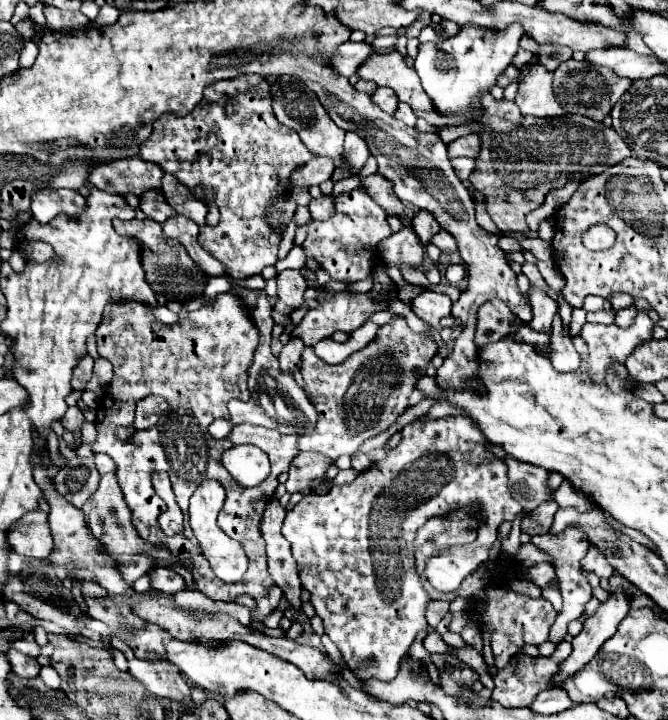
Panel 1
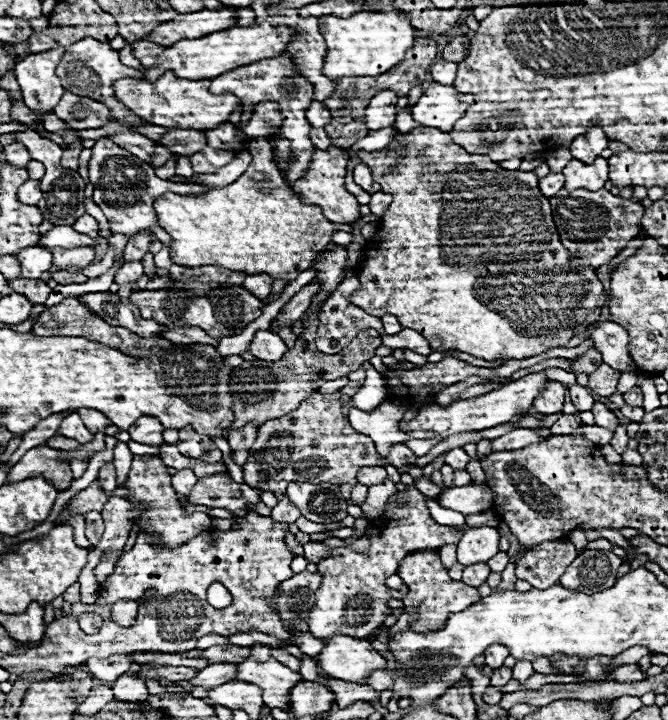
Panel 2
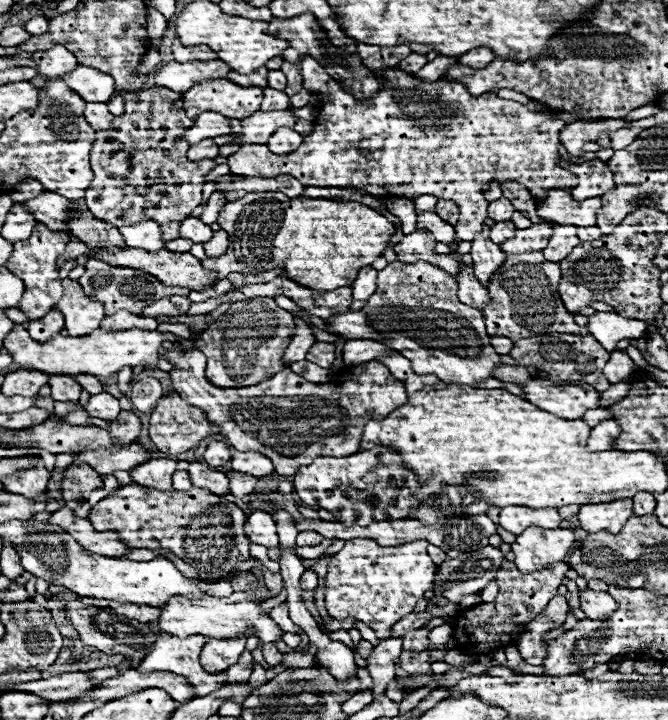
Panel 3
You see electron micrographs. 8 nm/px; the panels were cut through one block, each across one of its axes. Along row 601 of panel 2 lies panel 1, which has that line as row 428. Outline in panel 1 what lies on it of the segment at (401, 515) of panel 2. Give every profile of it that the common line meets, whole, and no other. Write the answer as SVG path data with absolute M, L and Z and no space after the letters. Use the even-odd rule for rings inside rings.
M402 316L380 326L378 336L370 344L340 364L326 364L314 354L312 346L304 348L300 372L306 382L304 392L318 410L318 424L310 436L300 436L300 452L320 452L330 460L358 452L366 438L386 430L408 408L408 398L436 350L438 344L410 330Z

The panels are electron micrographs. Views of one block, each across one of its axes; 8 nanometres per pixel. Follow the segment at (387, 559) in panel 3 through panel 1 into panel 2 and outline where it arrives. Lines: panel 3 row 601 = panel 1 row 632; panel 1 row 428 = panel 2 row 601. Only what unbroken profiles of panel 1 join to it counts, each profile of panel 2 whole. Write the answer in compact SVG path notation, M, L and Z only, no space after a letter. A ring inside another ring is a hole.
M420 550L420 554L408 554L408 558L400 562L398 576L410 588L410 592L402 598L404 612L418 614L418 618L410 622L410 630L440 630L440 626L448 622L448 614L464 610L464 606L472 606L472 602L480 602L478 588L464 586L462 582L448 576L448 570L440 560L438 550Z

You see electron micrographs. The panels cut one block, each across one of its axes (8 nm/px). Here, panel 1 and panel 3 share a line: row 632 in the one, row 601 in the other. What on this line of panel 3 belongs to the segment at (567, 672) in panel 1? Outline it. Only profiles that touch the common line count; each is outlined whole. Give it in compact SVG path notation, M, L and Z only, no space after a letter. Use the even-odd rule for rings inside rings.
M586 588L586 590L580 590L578 596L580 596L582 612L592 620L602 620L618 608L614 598L606 592L596 592L596 590Z

